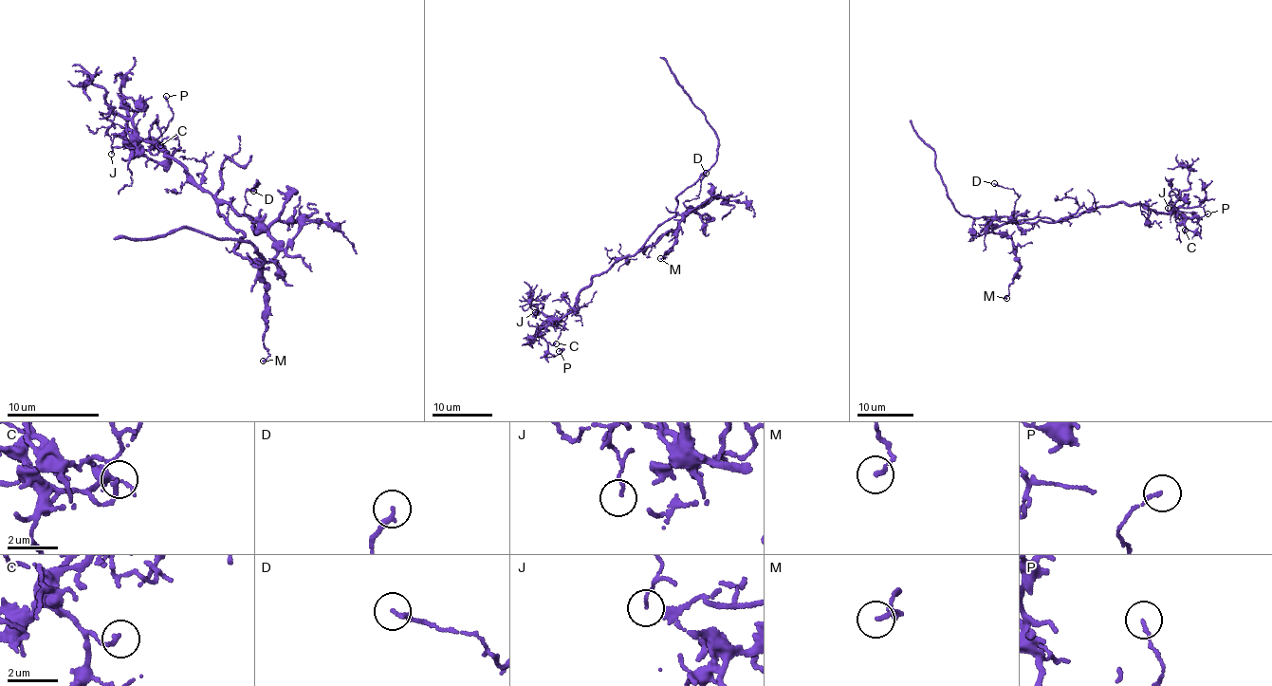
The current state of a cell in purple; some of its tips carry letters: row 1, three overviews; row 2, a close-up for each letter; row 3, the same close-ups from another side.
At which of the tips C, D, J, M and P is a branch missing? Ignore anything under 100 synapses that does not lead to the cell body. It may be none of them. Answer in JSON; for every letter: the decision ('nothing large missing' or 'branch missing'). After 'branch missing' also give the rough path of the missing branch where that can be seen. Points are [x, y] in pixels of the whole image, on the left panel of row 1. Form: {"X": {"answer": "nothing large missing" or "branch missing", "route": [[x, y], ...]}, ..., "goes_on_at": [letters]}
{"C": {"answer": "nothing large missing"}, "D": {"answer": "nothing large missing"}, "J": {"answer": "nothing large missing"}, "M": {"answer": "nothing large missing"}, "P": {"answer": "nothing large missing"}, "goes_on_at": []}

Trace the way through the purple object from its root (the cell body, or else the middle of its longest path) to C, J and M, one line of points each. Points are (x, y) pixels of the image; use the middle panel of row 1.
C: (653, 233), (643, 248), (596, 274), (578, 293), (578, 303), (541, 329), (545, 342), (556, 343)
J: (653, 233), (643, 248), (596, 274), (561, 318), (543, 315), (543, 304), (535, 312)
M: (653, 233), (642, 248), (658, 241), (704, 204), (680, 221), (672, 246), (660, 258)

